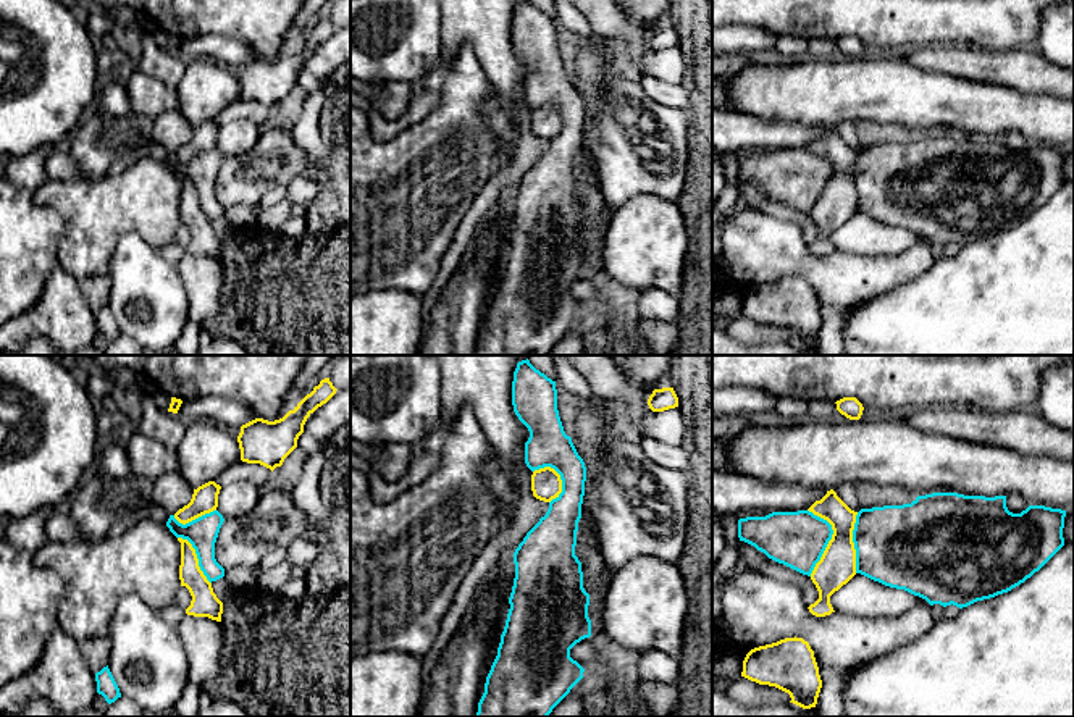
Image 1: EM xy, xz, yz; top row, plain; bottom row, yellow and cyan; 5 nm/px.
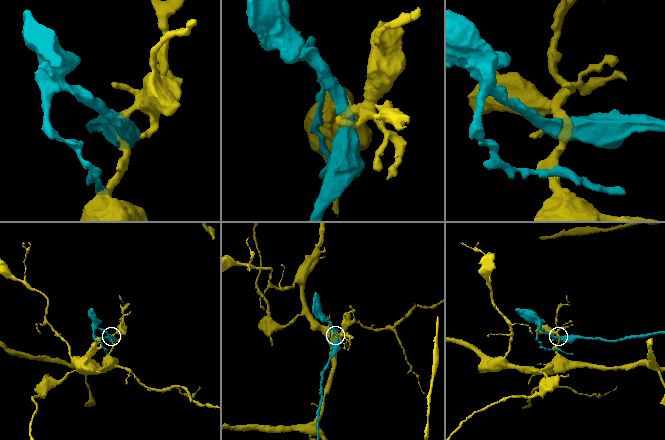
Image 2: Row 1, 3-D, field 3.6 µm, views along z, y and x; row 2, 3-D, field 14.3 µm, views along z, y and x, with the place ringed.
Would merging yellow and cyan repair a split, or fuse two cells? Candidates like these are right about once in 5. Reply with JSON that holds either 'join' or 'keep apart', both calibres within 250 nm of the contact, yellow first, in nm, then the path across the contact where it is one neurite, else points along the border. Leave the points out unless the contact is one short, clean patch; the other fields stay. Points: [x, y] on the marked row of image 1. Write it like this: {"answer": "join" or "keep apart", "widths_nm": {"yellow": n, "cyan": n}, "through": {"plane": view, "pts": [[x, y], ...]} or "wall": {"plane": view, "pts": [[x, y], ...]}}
{"answer": "keep apart", "widths_nm": {"yellow": 190, "cyan": 280}, "wall": {"plane": "yz", "pts": [[808, 509], [822, 517], [832, 530], [832, 538], [809, 575]]}}

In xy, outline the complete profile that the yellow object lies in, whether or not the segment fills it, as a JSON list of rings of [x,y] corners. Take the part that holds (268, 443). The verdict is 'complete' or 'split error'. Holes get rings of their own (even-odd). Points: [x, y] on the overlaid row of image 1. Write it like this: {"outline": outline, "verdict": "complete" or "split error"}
{"outline": [[[325,378],[283,418],[268,421],[255,418],[241,426],[237,436],[241,460],[260,463],[271,472],[281,467],[284,459],[297,447],[307,418],[334,394],[336,388]]], "verdict": "complete"}

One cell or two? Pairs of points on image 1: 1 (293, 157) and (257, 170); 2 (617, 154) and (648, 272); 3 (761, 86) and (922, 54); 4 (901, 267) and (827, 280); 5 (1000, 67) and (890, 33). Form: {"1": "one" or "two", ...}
{"1": "one", "2": "two", "3": "two", "4": "one", "5": "two"}

